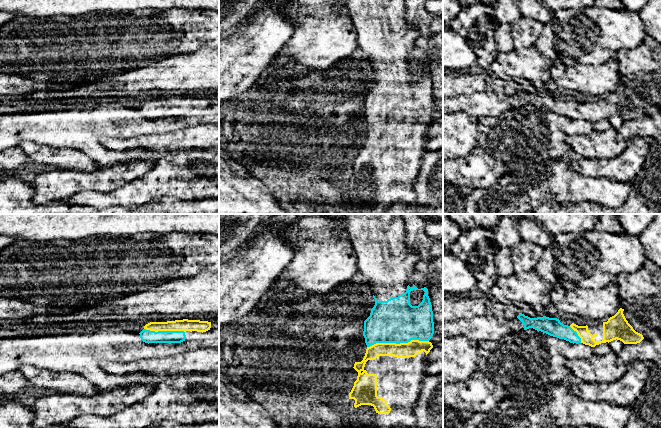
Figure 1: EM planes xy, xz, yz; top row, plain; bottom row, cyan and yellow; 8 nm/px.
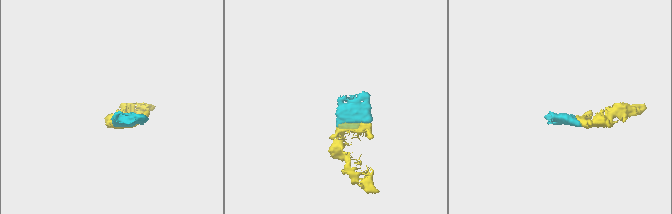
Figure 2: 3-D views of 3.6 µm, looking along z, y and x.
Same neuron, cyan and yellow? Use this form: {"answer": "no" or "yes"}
{"answer": "yes"}

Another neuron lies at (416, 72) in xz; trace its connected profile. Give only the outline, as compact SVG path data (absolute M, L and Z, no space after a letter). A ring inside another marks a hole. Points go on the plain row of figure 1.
M413 66L410 68L410 80L412 82L418 82L422 76L423 76L423 71L424 71L423 66Z

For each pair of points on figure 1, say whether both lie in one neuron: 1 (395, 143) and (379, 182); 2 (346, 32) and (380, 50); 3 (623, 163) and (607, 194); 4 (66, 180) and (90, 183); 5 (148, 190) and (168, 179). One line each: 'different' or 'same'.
1: same
2: different
3: different
4: same
5: same

